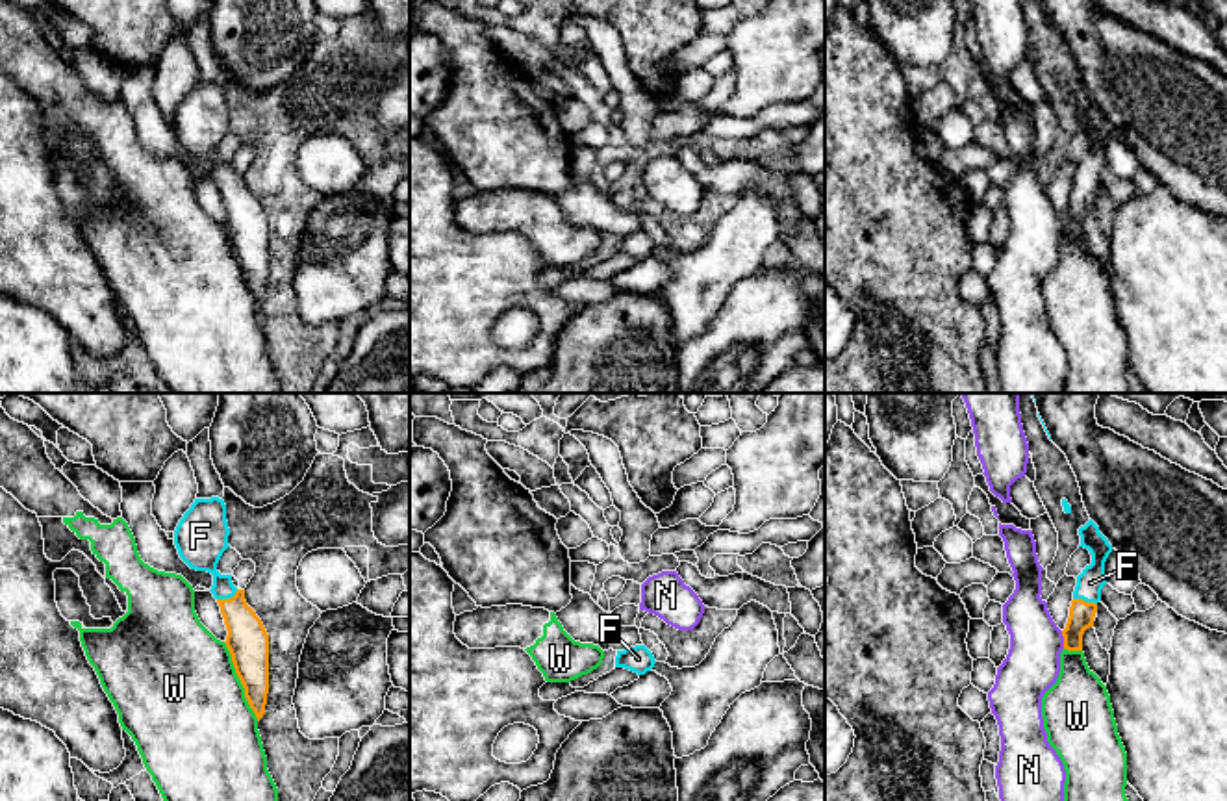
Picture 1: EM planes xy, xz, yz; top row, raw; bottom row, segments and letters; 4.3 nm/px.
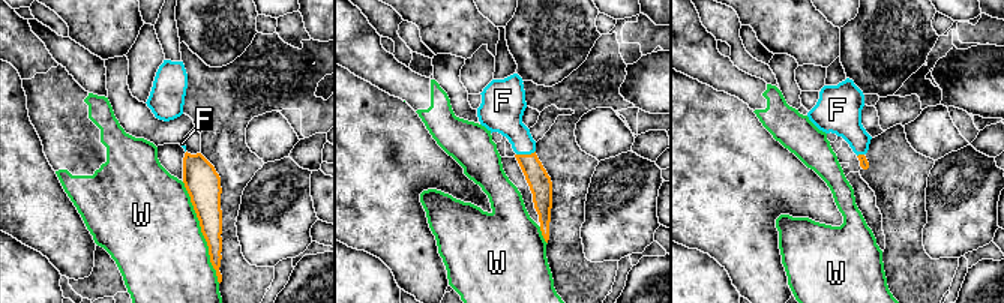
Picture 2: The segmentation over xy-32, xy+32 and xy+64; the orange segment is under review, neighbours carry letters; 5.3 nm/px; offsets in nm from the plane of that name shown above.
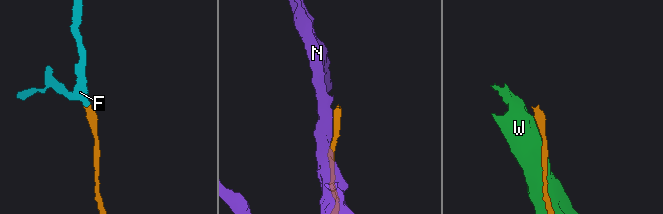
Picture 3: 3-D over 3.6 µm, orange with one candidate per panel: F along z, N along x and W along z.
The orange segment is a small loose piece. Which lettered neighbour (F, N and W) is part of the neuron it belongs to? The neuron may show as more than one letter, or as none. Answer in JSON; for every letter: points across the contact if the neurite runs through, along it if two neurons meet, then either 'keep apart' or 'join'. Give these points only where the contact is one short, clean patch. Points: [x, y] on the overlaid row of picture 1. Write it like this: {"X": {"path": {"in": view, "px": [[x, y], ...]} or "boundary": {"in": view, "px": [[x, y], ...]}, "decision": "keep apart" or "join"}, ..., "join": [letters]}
{"F": {"path": {"in": "yz", "px": [[1081, 614], [1085, 601], [1090, 583]]}, "decision": "join"}, "N": {"decision": "keep apart"}, "W": {"decision": "keep apart"}, "join": ["F"]}

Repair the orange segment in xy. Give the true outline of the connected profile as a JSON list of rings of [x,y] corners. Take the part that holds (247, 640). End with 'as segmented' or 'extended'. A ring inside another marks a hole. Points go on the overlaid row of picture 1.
[[[219,497],[195,499],[174,530],[180,558],[196,571],[213,575],[211,593],[221,606],[228,630],[226,647],[235,673],[245,688],[245,697],[258,721],[265,714],[269,693],[269,634],[237,590],[232,575],[221,575],[217,564],[228,545],[226,504]]]; extended

